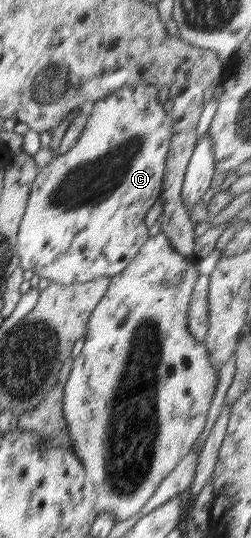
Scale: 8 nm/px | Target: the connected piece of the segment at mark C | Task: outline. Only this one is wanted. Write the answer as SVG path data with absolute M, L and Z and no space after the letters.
M129 84L121 89L112 92L108 97L94 102L93 110L89 115L84 131L80 134L78 141L62 155L57 154L44 167L39 168L38 175L31 185L31 192L27 206L17 233L16 251L18 265L22 269L33 271L39 278L46 278L50 282L60 284L82 284L94 279L109 276L111 279L124 271L125 267L132 261L132 258L140 251L144 242L150 237L148 227L144 223L148 209L162 193L162 180L166 169L166 156L168 155L171 142L173 124L172 116L166 116L163 105L157 100L158 88L152 84Z

